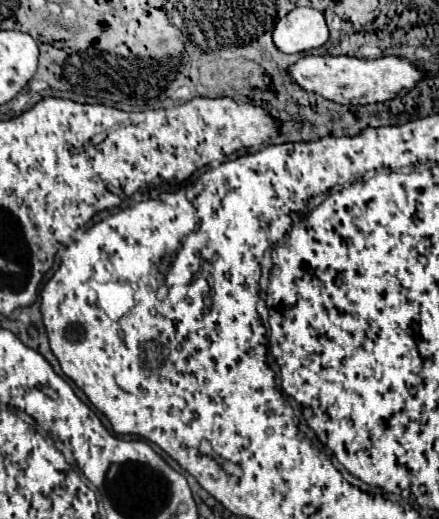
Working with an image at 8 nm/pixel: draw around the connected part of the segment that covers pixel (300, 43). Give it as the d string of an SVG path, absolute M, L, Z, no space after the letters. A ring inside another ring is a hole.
M296 7L276 23L272 39L282 53L304 53L328 41L328 27L320 11Z

